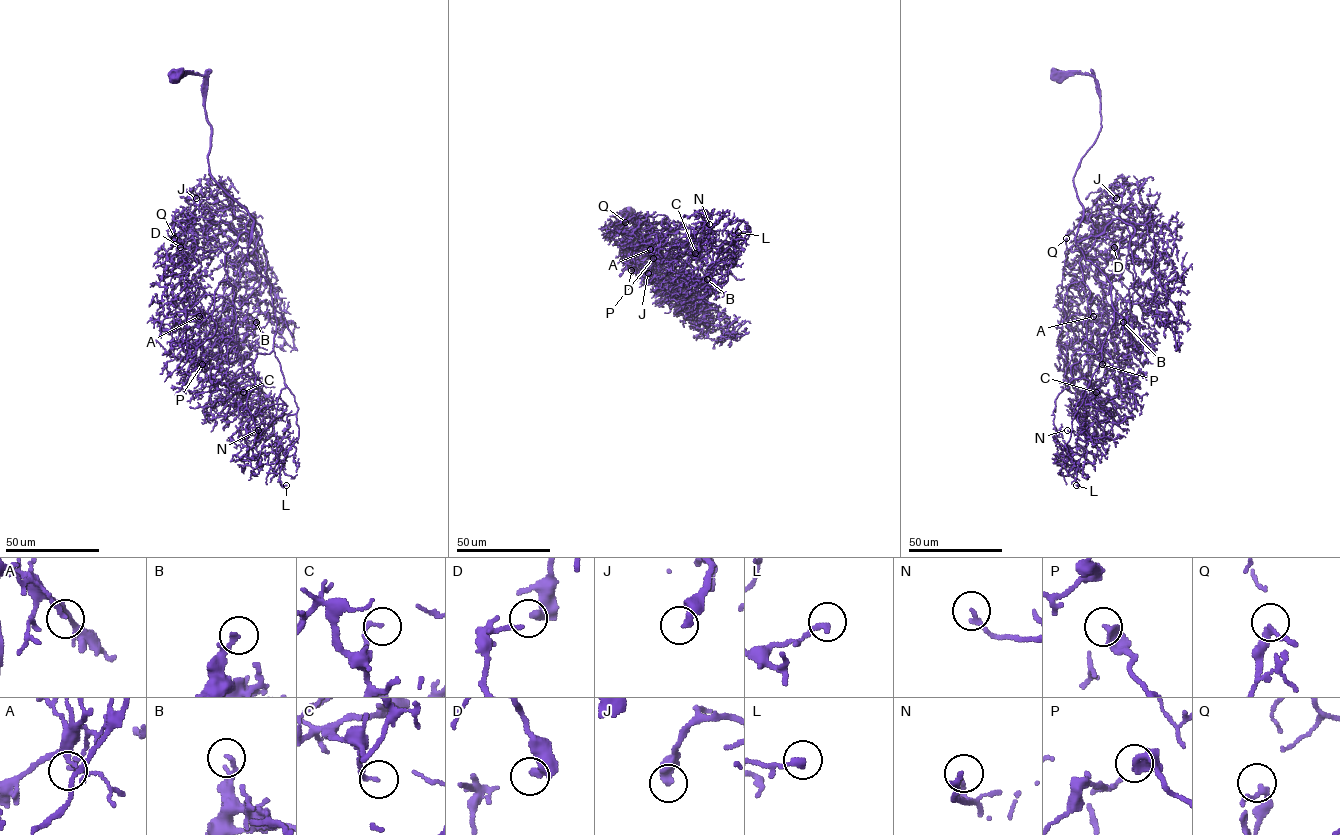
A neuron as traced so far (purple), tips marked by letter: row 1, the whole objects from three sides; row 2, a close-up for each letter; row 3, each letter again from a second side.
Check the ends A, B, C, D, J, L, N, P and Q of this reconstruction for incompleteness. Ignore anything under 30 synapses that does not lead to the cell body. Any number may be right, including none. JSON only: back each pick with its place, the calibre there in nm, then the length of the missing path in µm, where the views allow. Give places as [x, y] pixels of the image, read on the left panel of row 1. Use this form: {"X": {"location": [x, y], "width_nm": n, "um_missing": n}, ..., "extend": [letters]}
{"extend": []}

